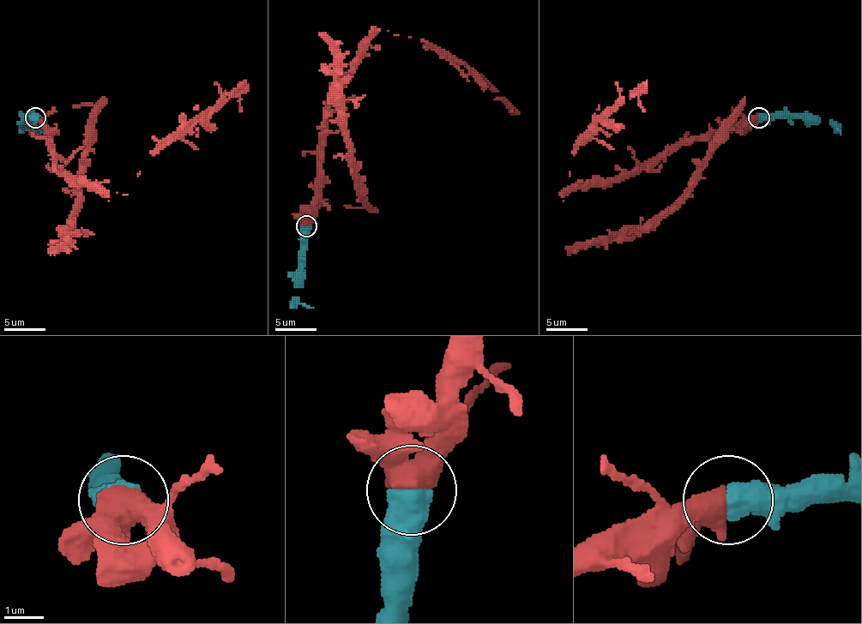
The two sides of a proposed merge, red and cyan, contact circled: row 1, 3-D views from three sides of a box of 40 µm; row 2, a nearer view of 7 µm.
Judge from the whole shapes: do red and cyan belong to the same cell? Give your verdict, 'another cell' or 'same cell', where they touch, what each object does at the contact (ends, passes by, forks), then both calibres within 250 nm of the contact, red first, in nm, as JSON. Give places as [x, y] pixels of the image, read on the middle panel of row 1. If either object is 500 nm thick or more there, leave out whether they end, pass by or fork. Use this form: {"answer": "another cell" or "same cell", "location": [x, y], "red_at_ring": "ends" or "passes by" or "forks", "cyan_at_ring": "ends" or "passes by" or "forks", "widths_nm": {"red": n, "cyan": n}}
{"answer": "same cell", "location": [306, 225], "widths_nm": {"red": 550, "cyan": 700}}

